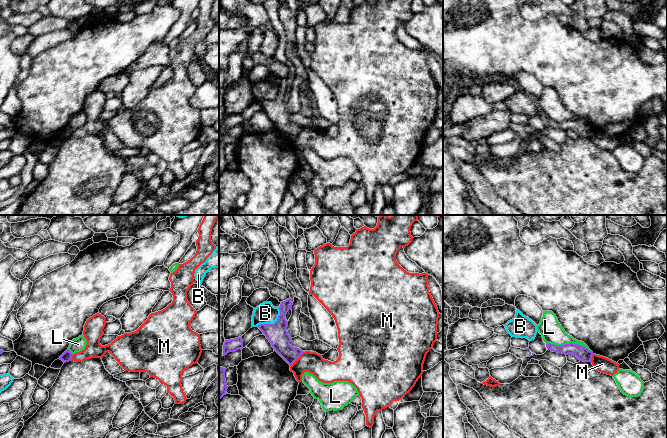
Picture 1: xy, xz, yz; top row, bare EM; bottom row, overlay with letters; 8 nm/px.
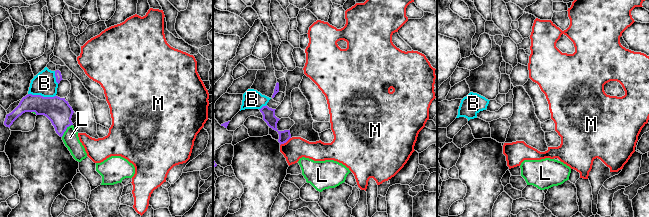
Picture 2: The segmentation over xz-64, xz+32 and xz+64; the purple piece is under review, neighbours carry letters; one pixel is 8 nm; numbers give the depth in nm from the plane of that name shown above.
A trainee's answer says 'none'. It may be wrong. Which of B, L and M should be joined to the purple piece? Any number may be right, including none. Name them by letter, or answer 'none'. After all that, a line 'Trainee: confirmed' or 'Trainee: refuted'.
none
Trainee: confirmed

